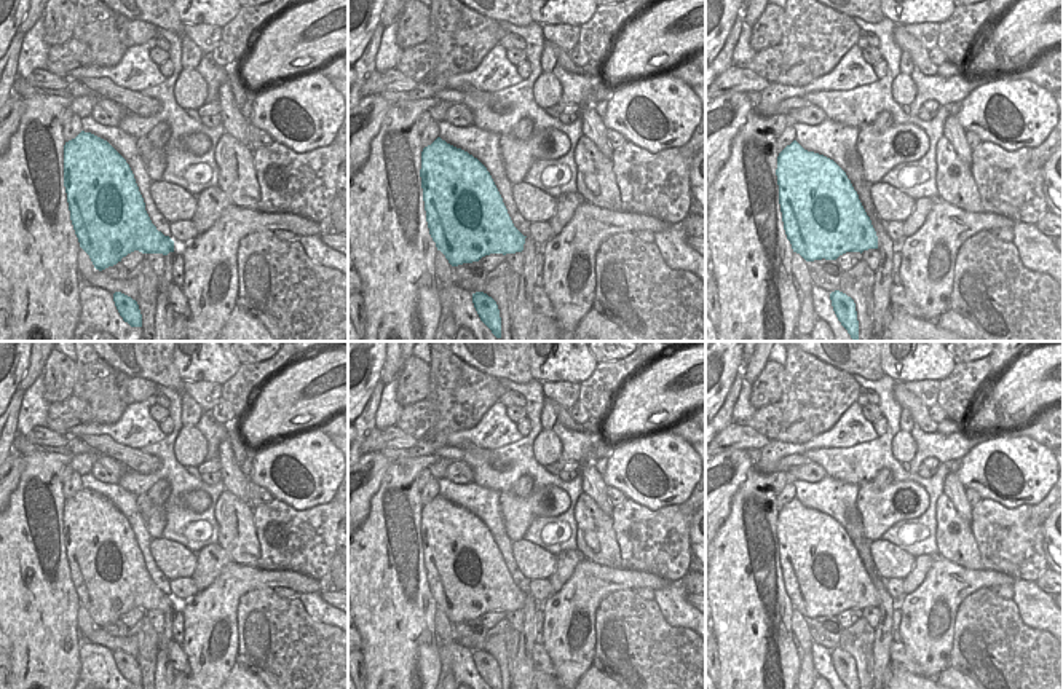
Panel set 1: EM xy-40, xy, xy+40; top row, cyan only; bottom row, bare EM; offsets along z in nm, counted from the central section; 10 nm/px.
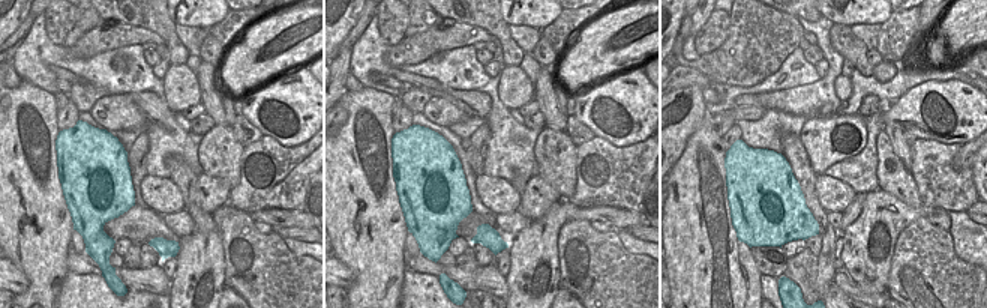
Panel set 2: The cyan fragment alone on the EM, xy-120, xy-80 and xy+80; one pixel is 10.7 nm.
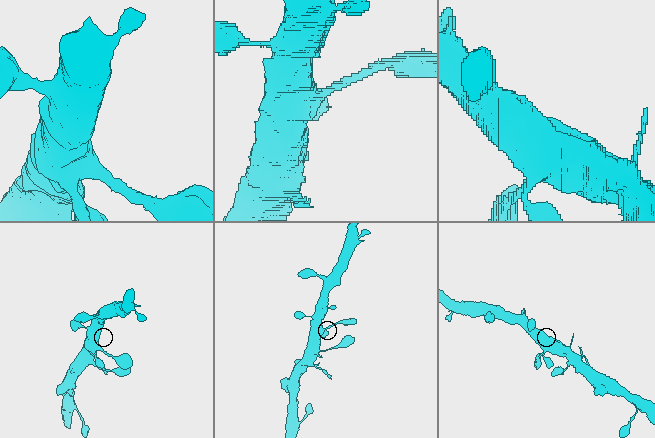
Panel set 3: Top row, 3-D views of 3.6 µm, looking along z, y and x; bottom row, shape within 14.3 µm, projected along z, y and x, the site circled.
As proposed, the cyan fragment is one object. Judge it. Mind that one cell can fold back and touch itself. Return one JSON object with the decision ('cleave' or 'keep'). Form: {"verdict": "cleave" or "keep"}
{"verdict": "keep"}

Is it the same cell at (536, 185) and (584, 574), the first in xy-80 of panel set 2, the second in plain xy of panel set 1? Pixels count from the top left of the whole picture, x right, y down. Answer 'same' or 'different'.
different

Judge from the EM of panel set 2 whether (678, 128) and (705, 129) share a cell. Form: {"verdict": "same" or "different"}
{"verdict": "different"}

